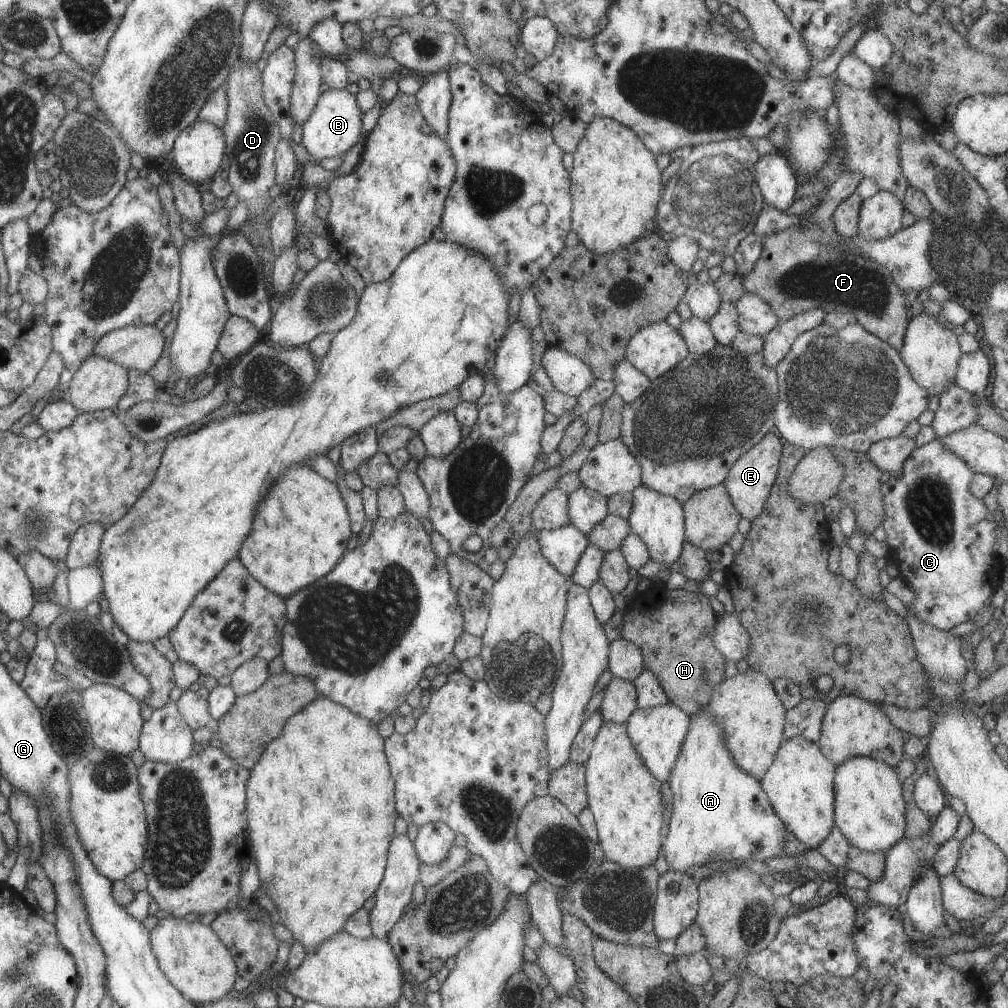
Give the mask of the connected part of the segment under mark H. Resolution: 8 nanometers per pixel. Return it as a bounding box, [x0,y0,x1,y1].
[621,584,724,716]

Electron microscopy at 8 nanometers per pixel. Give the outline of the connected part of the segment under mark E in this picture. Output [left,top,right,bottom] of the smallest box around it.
[722,432,782,522]

